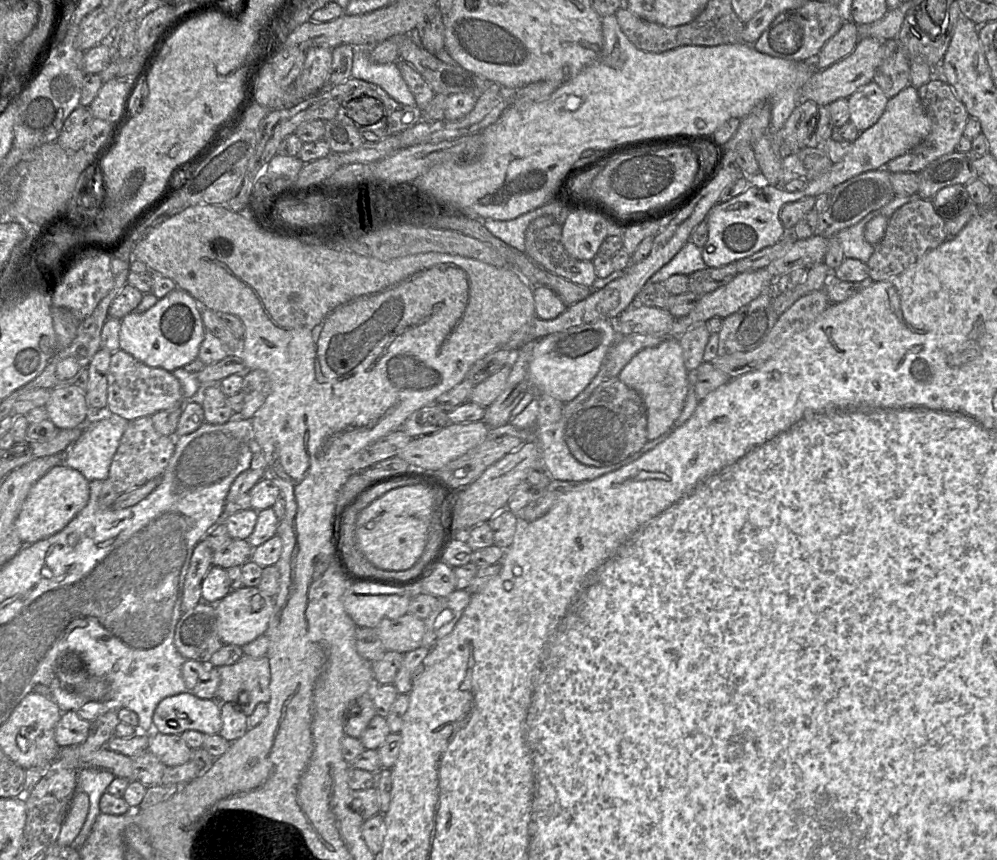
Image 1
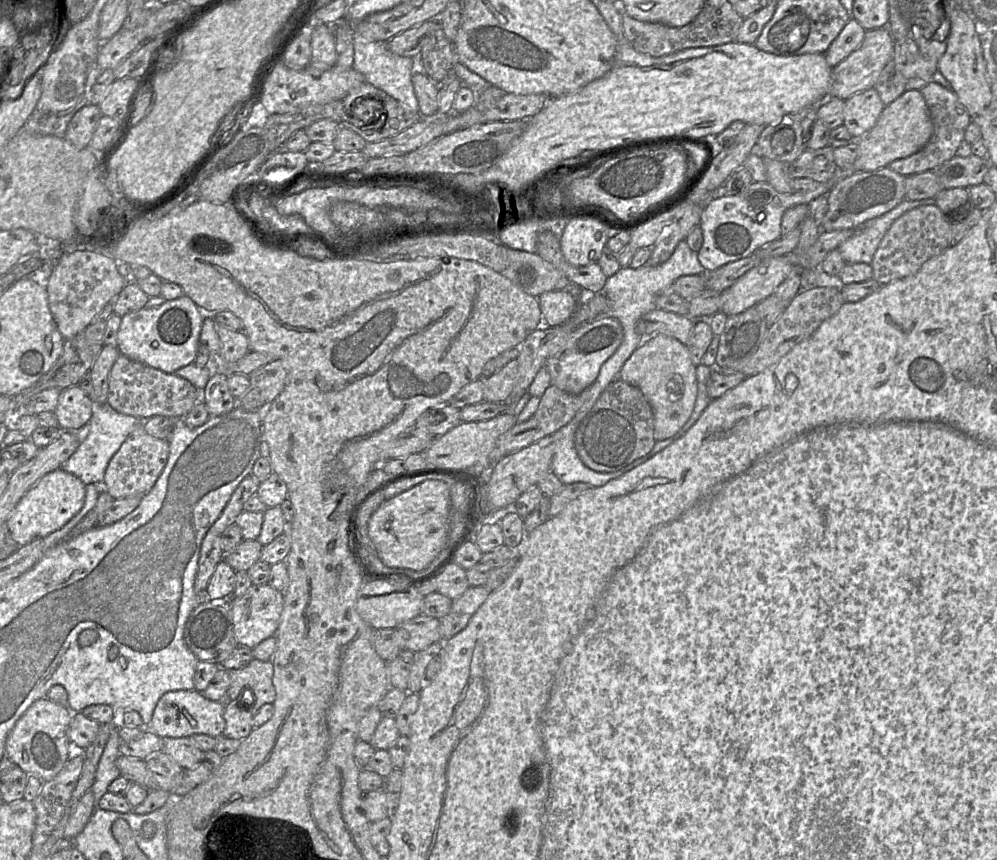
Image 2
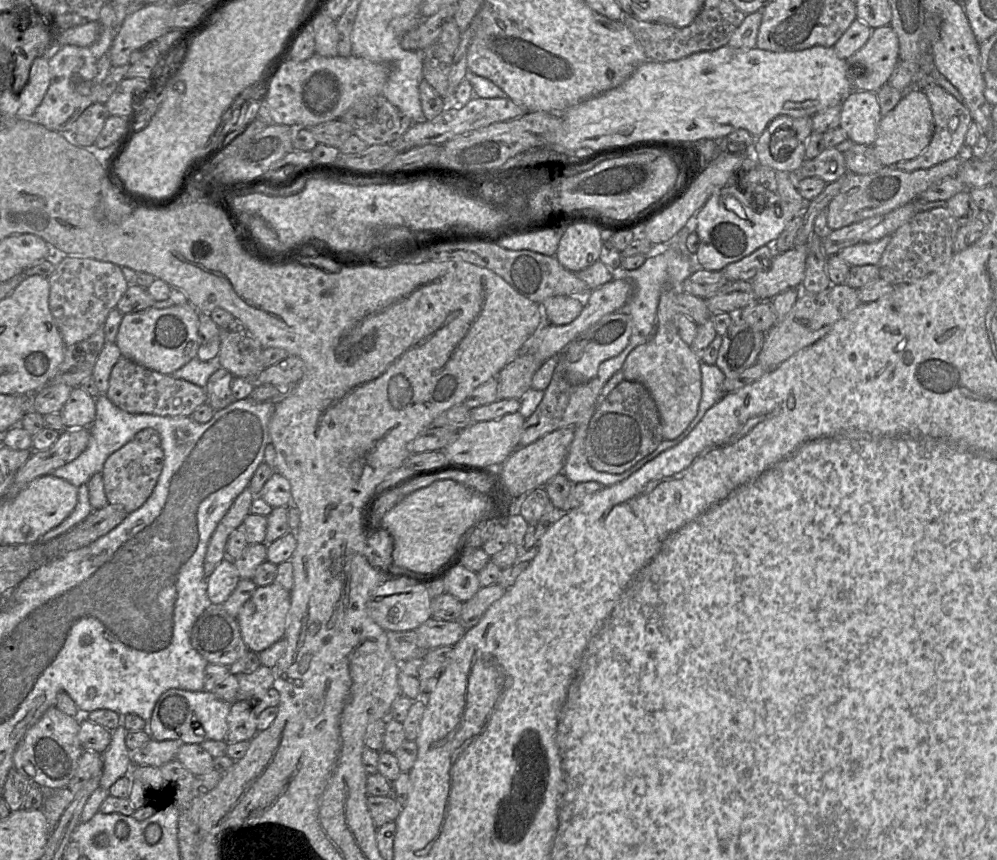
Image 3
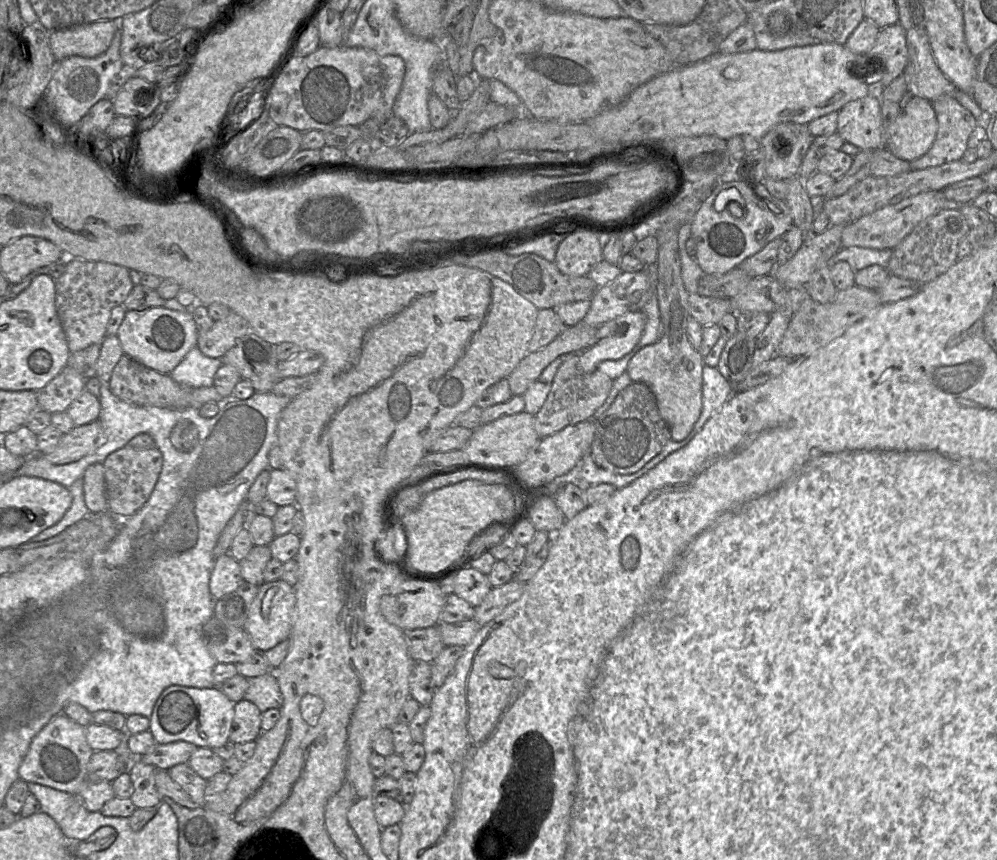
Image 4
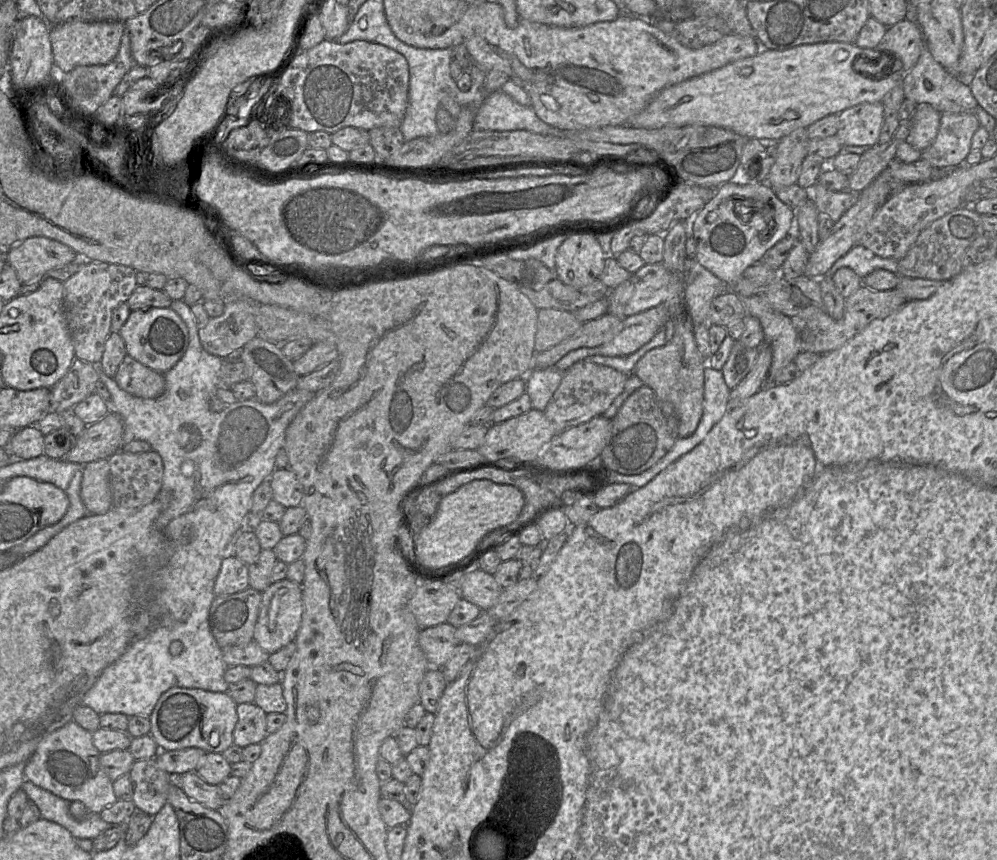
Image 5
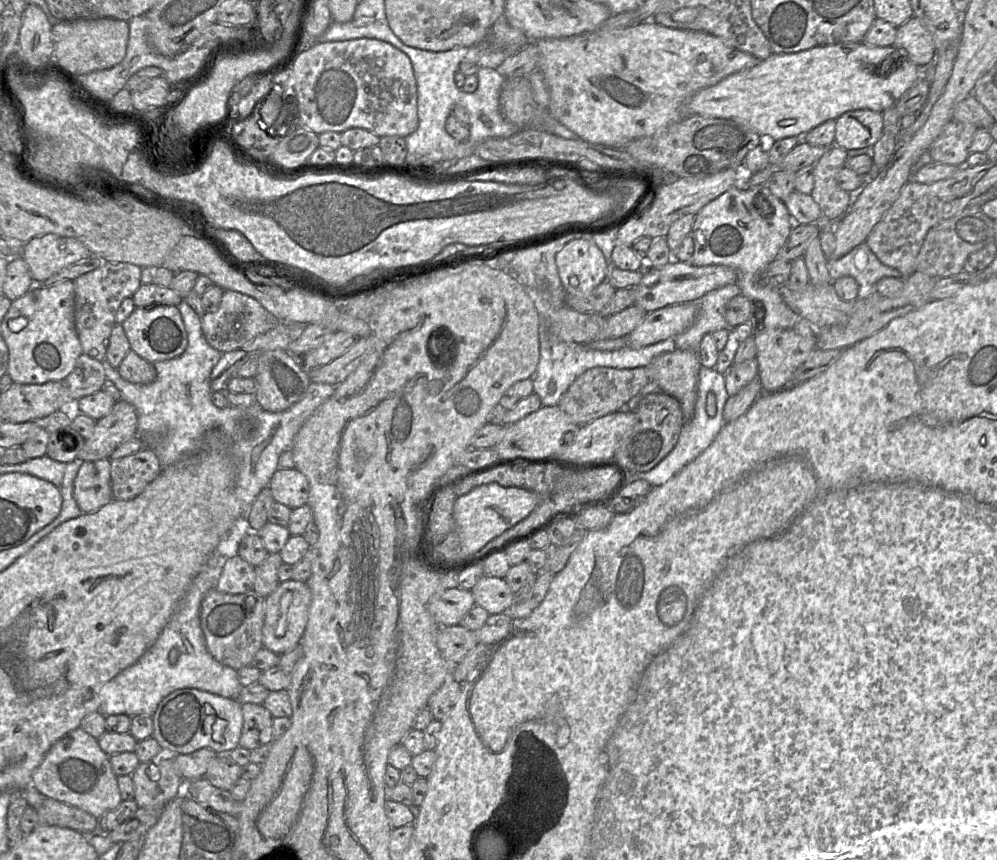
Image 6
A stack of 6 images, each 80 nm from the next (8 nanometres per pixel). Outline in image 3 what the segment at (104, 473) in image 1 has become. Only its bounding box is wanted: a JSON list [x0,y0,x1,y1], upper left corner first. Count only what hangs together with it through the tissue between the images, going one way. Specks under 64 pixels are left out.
[51,394,192,487]

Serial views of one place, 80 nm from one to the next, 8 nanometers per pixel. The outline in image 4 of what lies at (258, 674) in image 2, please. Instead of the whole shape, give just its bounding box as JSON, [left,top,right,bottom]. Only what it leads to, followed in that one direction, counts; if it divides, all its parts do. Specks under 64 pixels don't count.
[244,671,283,713]

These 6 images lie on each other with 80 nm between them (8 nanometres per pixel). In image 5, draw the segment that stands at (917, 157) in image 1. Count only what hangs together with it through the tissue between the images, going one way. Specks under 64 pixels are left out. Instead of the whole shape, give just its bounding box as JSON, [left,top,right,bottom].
[921,112,980,169]

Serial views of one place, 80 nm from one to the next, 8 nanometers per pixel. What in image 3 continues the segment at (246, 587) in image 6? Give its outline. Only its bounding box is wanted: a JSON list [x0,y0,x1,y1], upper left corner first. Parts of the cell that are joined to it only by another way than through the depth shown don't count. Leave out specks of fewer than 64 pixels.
[207,559,240,605]

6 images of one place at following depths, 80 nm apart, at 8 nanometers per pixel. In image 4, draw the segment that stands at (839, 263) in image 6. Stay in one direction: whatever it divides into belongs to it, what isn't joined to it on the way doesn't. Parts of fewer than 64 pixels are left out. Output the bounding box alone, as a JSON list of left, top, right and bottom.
[829,246,891,272]

